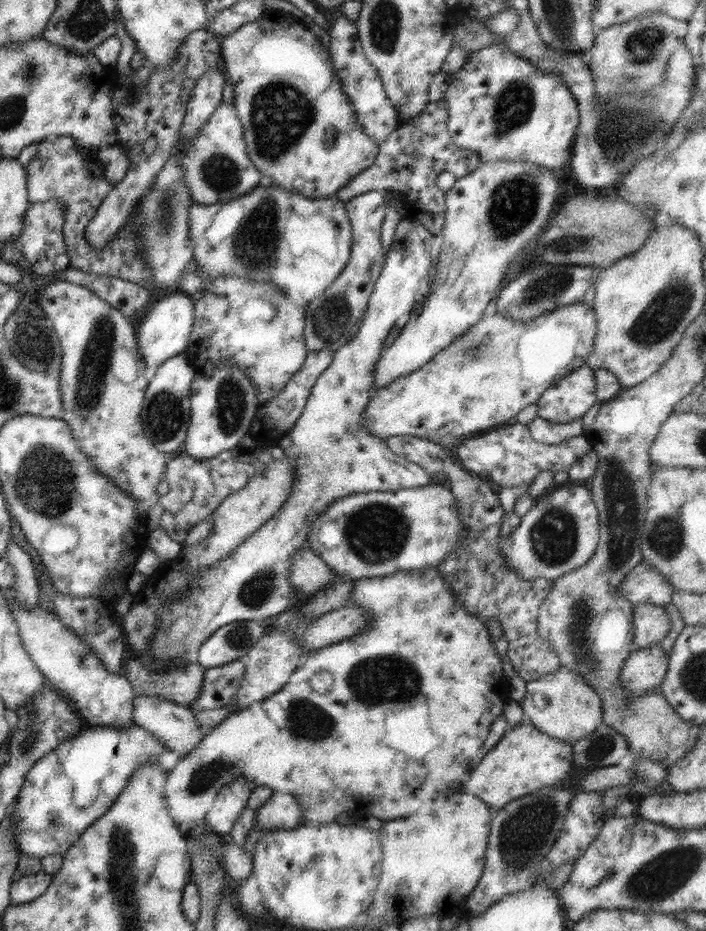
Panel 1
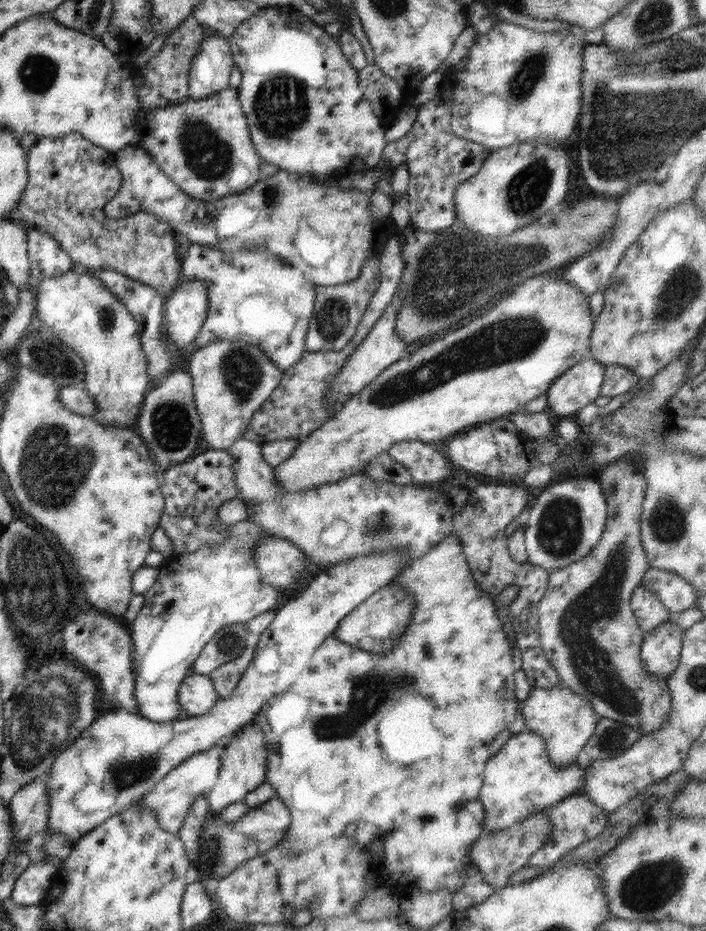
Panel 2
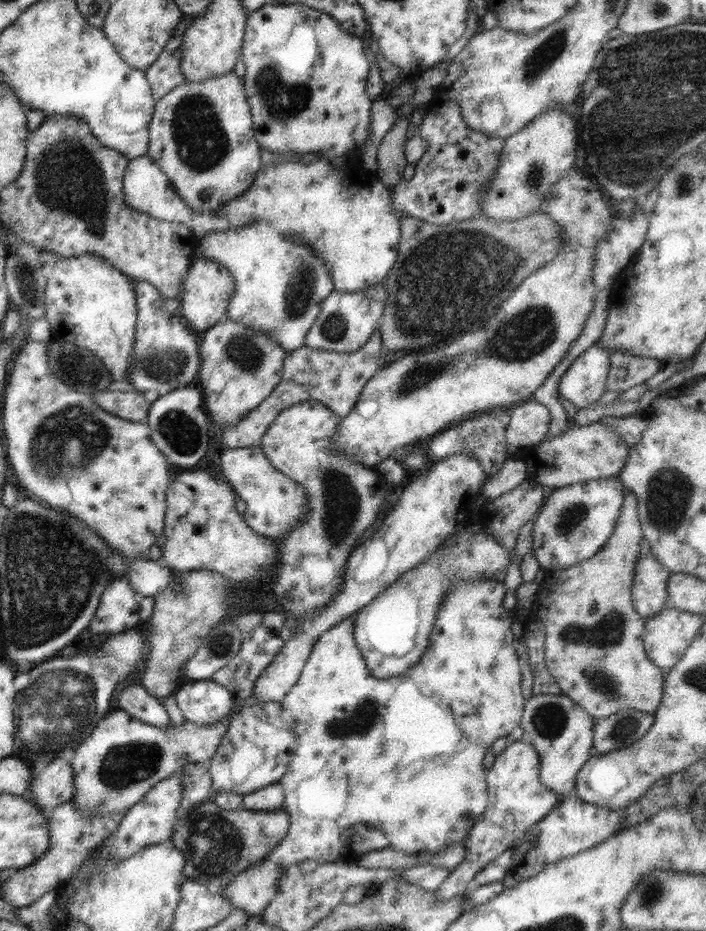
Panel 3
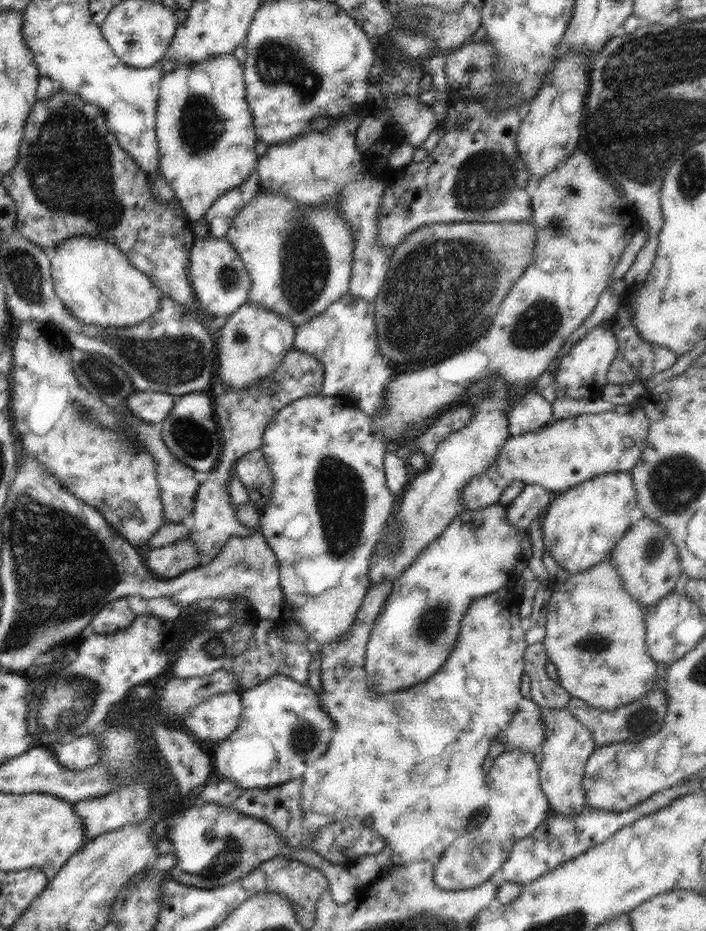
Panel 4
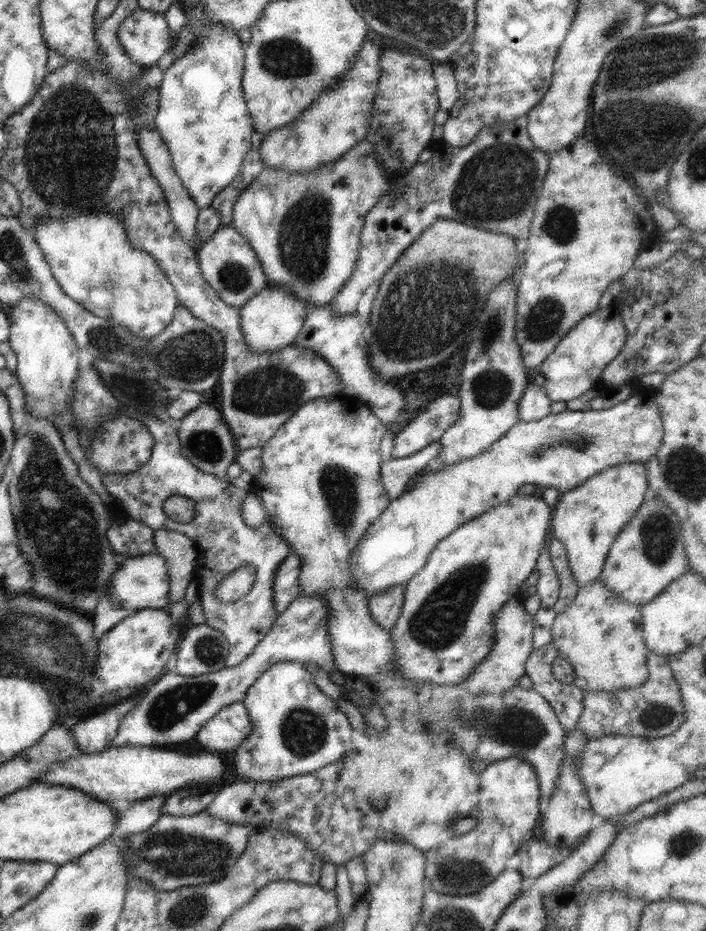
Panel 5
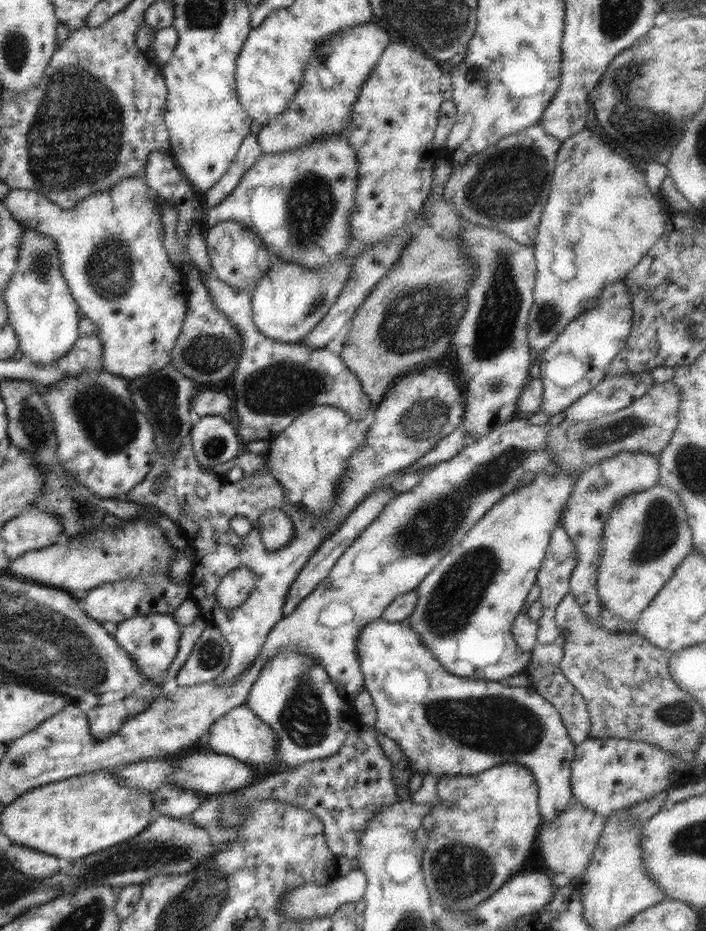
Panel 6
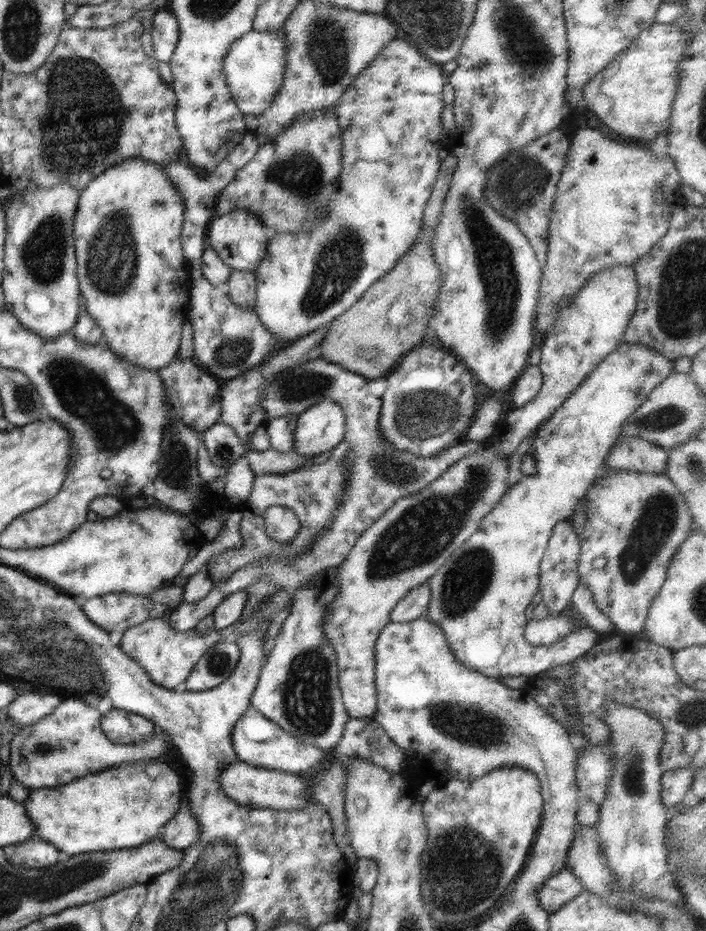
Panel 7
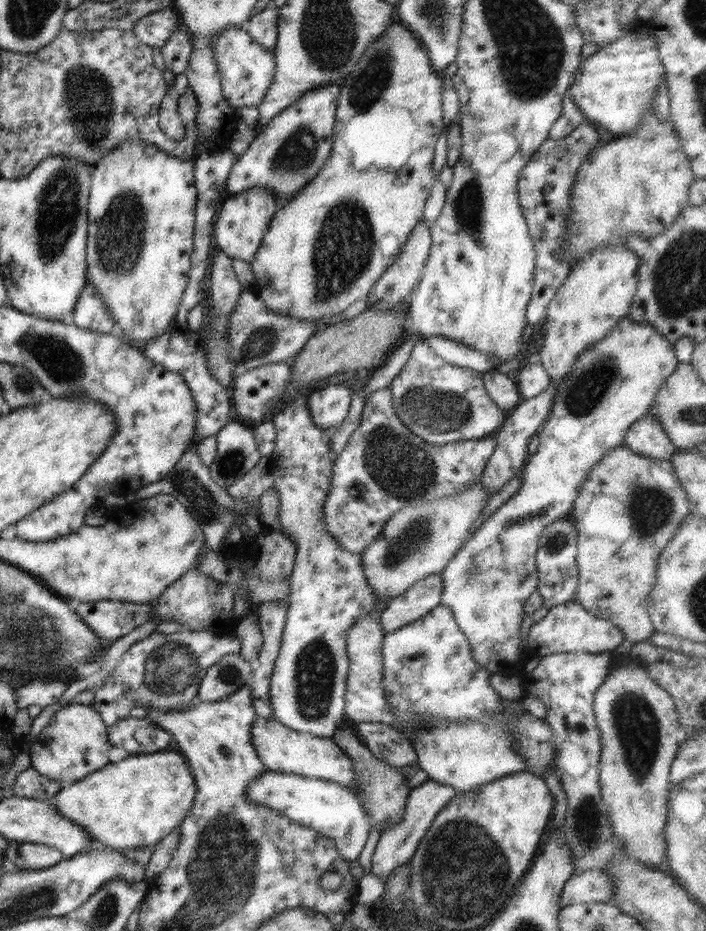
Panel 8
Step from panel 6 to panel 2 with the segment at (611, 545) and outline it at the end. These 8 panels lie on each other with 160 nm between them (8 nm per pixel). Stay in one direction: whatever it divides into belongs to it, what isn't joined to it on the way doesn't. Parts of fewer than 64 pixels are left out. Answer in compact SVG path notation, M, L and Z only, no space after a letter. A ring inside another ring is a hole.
M641 585L634 589L630 606L643 633L655 630L672 616L669 610L656 598L654 592Z

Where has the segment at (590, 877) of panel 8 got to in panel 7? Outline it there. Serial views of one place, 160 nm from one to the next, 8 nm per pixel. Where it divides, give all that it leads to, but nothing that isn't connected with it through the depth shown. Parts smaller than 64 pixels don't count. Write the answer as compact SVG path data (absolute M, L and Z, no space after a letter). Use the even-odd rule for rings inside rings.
M564 868L544 881L544 884L537 890L537 897L540 899L542 909L550 914L556 912L560 905L574 900L575 896L584 890L580 879Z

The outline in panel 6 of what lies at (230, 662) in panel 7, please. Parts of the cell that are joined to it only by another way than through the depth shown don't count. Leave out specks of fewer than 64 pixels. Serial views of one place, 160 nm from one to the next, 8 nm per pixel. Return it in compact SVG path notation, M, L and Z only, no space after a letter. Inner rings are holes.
M207 626L194 644L184 665L178 670L175 683L195 685L212 683L229 664L231 646L219 628Z

